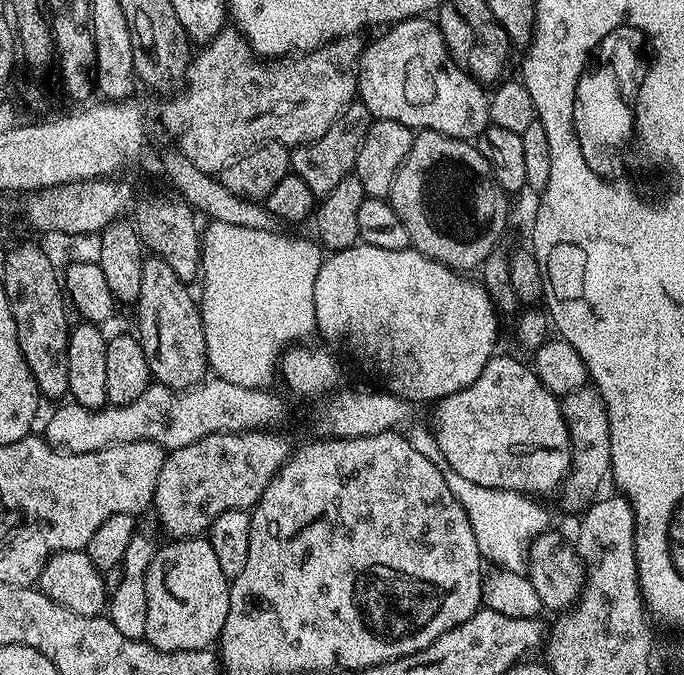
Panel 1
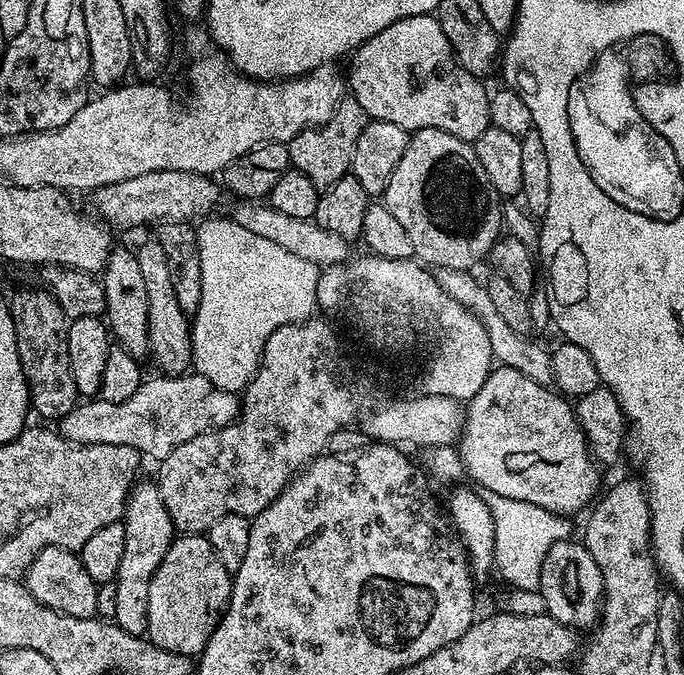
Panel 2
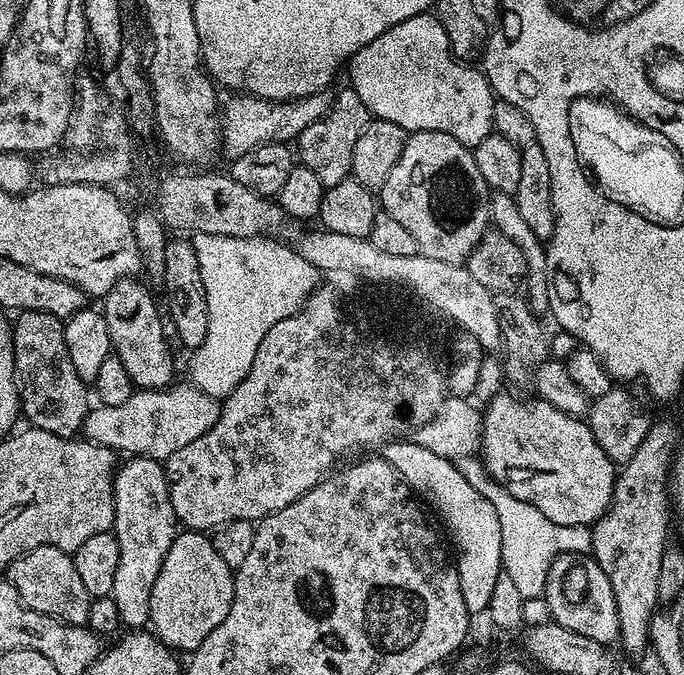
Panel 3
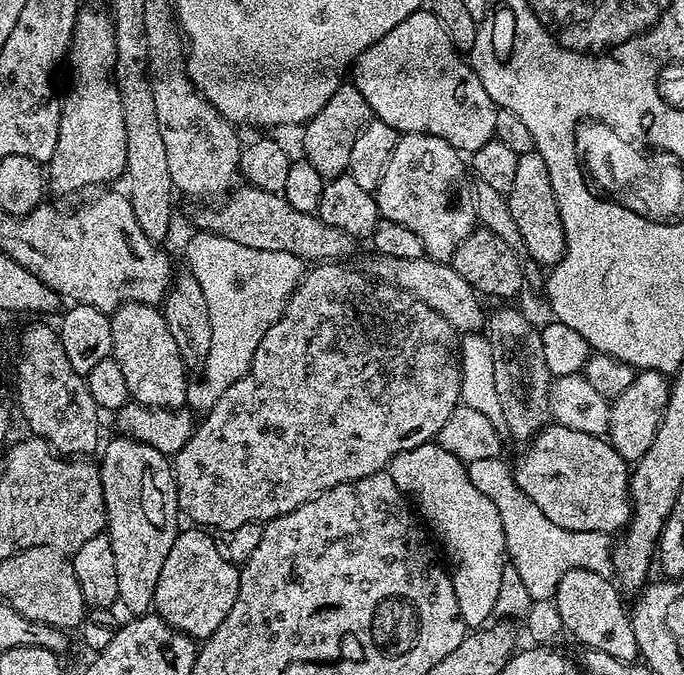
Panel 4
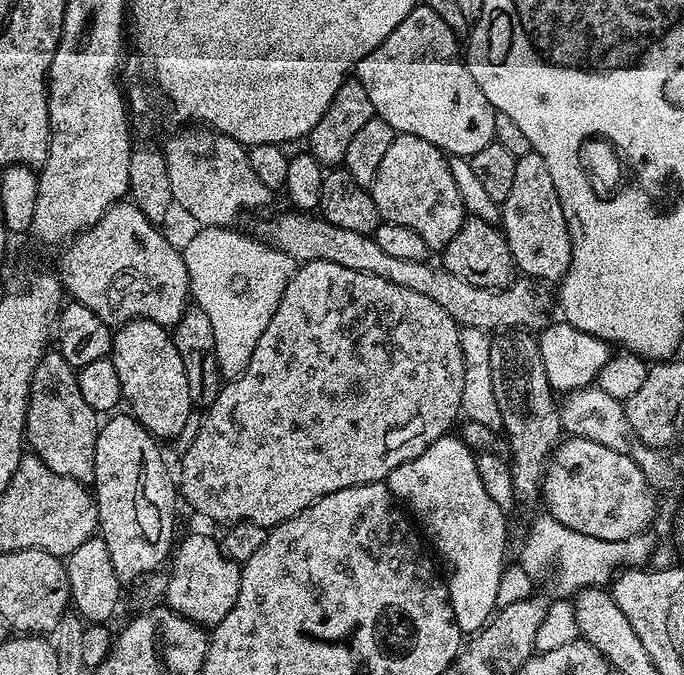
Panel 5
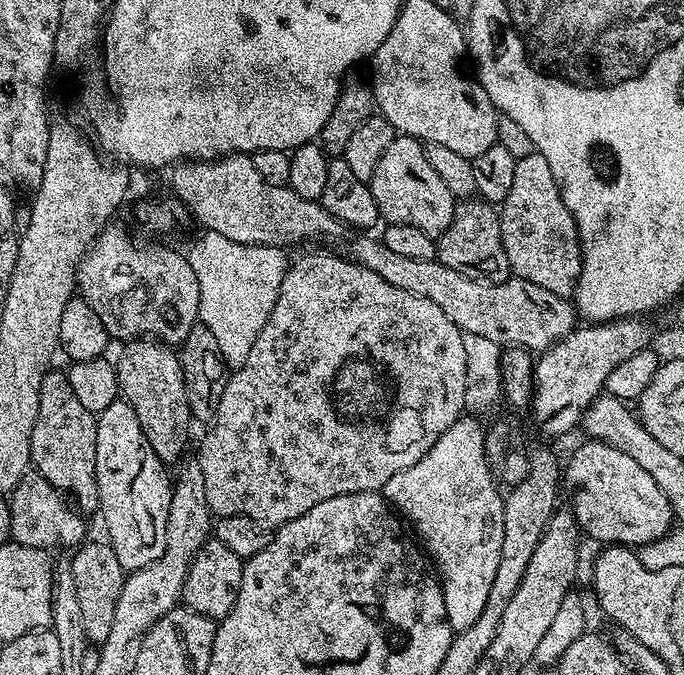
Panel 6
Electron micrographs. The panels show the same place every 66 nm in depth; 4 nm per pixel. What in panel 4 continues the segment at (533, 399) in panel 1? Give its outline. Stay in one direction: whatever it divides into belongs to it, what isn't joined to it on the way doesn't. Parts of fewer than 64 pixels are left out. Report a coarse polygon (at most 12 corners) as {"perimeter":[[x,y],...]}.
{"perimeter":[[552,422],[514,460],[557,526],[616,534],[629,461]]}

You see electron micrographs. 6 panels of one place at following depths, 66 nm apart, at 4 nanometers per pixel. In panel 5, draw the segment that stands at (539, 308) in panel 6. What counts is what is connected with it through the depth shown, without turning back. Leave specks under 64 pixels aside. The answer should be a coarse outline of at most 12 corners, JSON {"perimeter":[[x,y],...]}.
{"perimeter":[[287,210],[255,235],[434,298],[466,328],[543,330],[547,283],[479,288],[386,254],[372,236]]}

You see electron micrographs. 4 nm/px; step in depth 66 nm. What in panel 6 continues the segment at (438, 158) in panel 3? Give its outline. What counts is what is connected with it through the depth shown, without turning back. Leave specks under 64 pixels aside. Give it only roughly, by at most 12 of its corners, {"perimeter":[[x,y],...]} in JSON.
{"perimeter":[[397,134],[370,187],[381,221],[439,238],[458,201]]}

